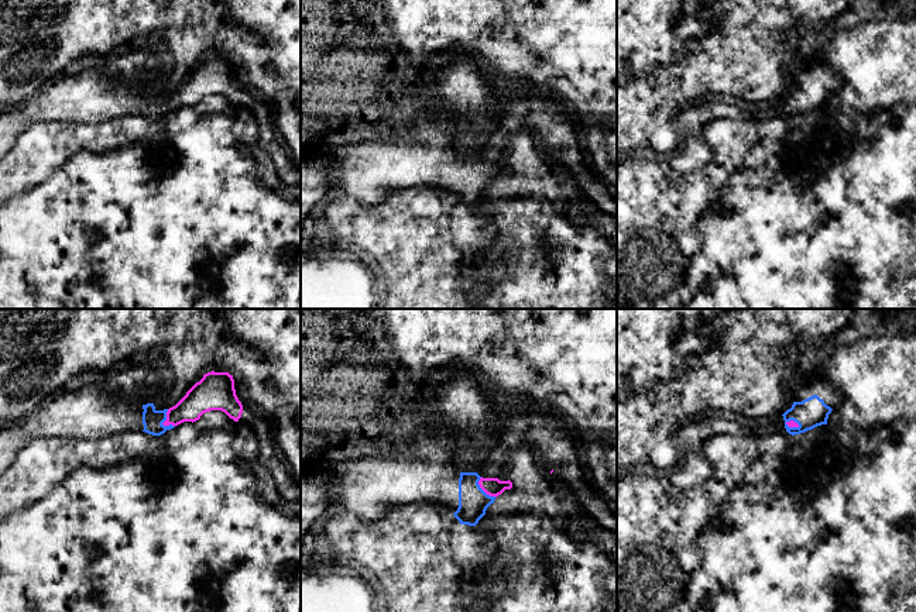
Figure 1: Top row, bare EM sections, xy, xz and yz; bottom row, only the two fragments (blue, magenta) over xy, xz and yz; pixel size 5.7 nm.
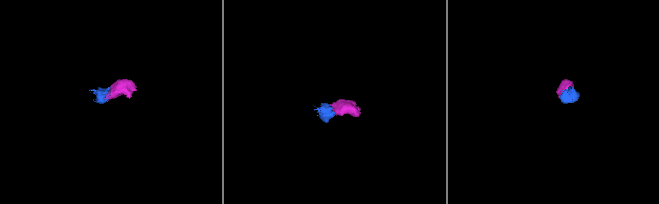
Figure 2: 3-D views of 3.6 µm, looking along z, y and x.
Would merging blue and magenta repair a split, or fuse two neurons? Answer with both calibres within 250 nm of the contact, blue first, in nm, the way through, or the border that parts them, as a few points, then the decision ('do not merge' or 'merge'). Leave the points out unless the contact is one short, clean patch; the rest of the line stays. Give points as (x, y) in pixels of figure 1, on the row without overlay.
120 nm thick on the blue side, 170 nm on the other; runs through xy (153, 103), (164, 105), (191, 92), (201, 82); merge

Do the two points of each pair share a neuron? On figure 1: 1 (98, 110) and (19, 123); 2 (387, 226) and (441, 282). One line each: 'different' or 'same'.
1: same
2: same

